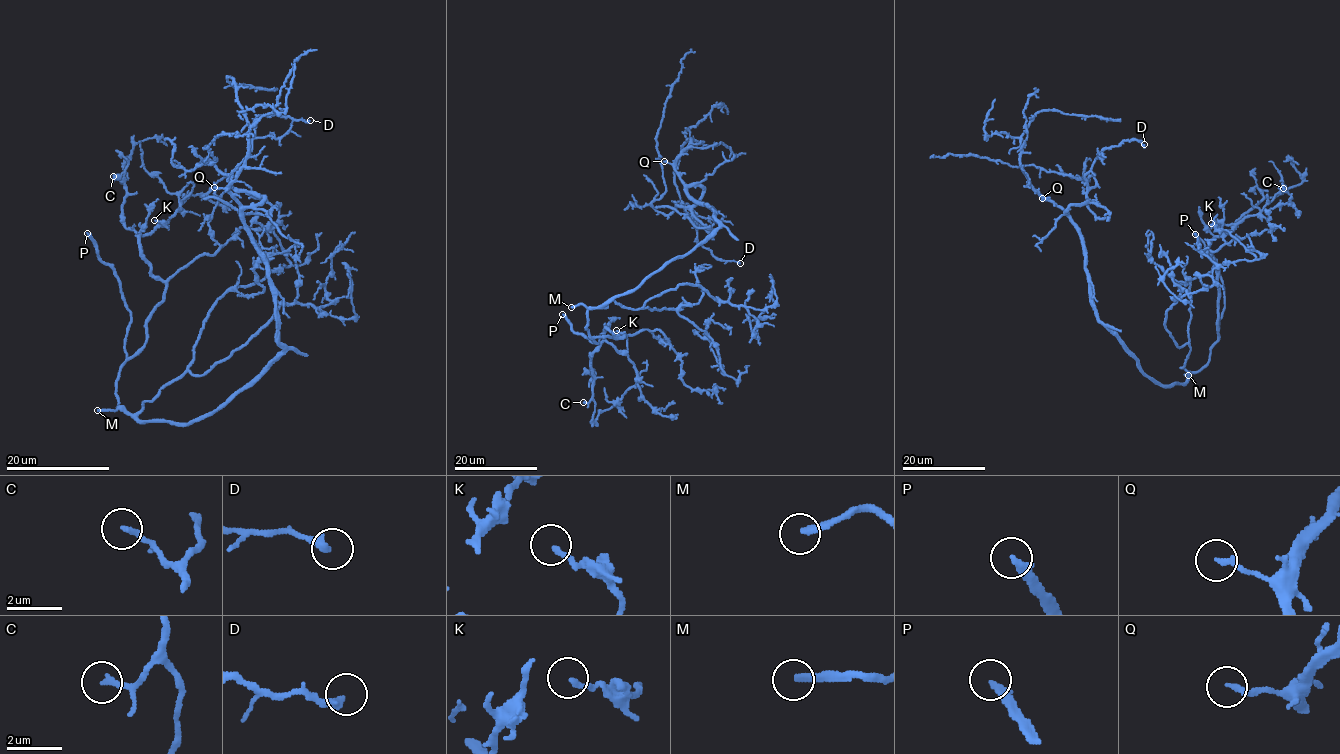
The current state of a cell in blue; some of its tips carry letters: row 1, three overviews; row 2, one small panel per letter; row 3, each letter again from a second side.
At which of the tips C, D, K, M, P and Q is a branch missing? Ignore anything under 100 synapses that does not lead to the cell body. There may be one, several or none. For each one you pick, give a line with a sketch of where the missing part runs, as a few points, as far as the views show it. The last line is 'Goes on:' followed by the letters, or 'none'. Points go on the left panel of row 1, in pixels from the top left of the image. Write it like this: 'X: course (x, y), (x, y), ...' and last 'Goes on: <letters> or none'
P: course (87, 233), (79, 222), (52, 225), (72, 196), (65, 176), (45, 169), (36, 176), (44, 150), (35, 143)
Goes on: M, P

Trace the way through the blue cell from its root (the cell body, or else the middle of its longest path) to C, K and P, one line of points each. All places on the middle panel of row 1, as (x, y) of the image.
C: (686, 255), (587, 310), (590, 336), (625, 336), (604, 331), (590, 363), (592, 397), (583, 402)
K: (686, 255), (587, 310), (588, 334), (625, 336), (608, 328), (605, 338), (624, 351), (626, 338), (616, 330)
P: (686, 255), (670, 260), (634, 289), (588, 309), (585, 327), (598, 343), (577, 334), (562, 314)

